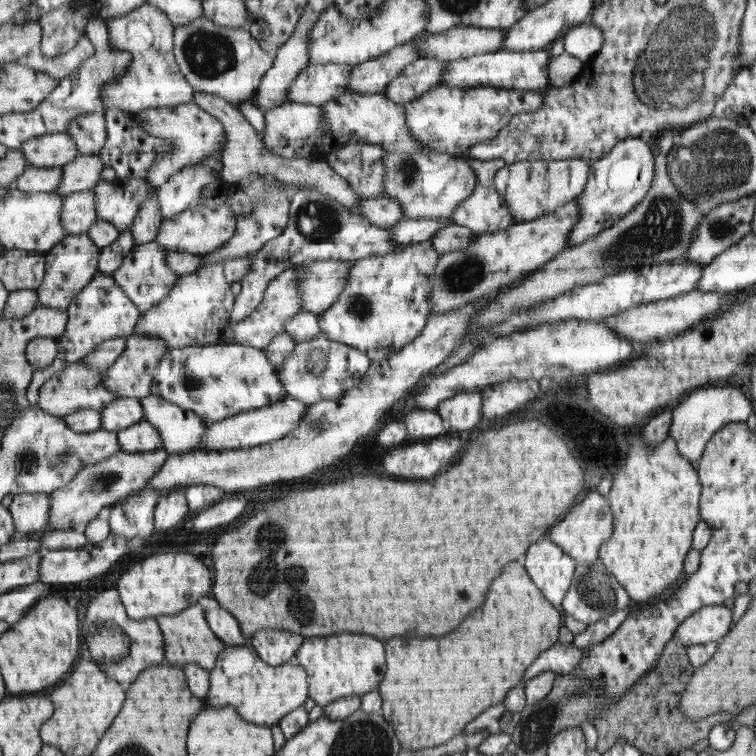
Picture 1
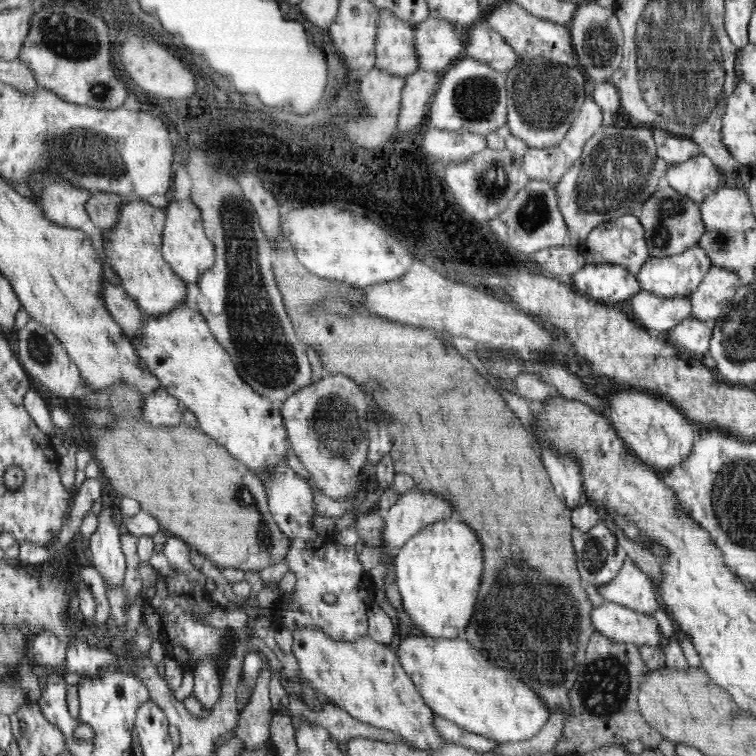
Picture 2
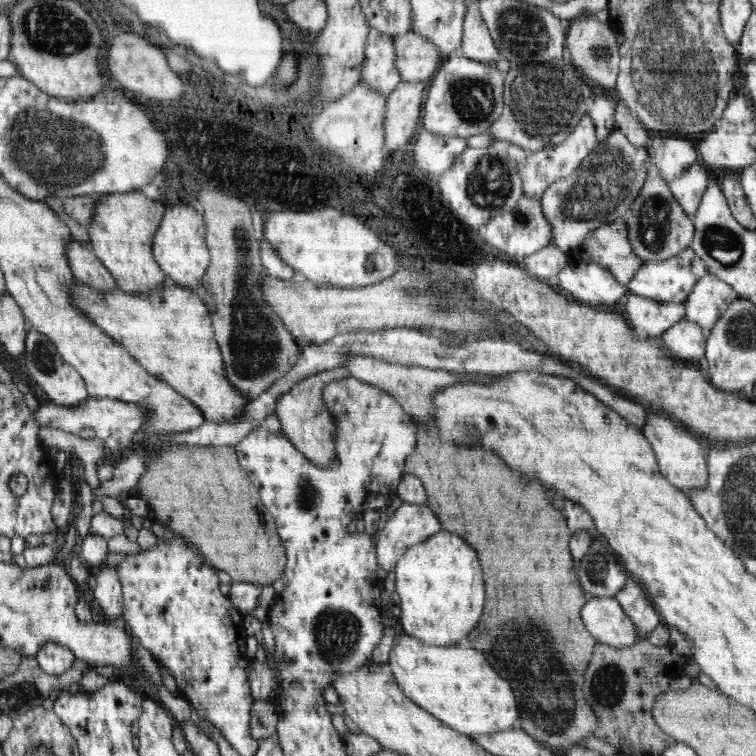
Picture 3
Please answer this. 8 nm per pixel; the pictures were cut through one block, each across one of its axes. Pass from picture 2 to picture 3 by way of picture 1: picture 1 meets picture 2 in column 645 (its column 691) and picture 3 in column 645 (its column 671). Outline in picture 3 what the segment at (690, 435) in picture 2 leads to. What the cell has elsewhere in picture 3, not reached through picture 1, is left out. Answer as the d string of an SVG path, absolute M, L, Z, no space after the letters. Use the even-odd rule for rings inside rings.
M646 413L648 413L646 426L641 429L641 432L648 439L665 479L686 495L690 495L694 488L706 488L708 486L708 467L706 467L706 456L704 457L698 440L692 434L688 434L690 431L676 424L668 416Z

